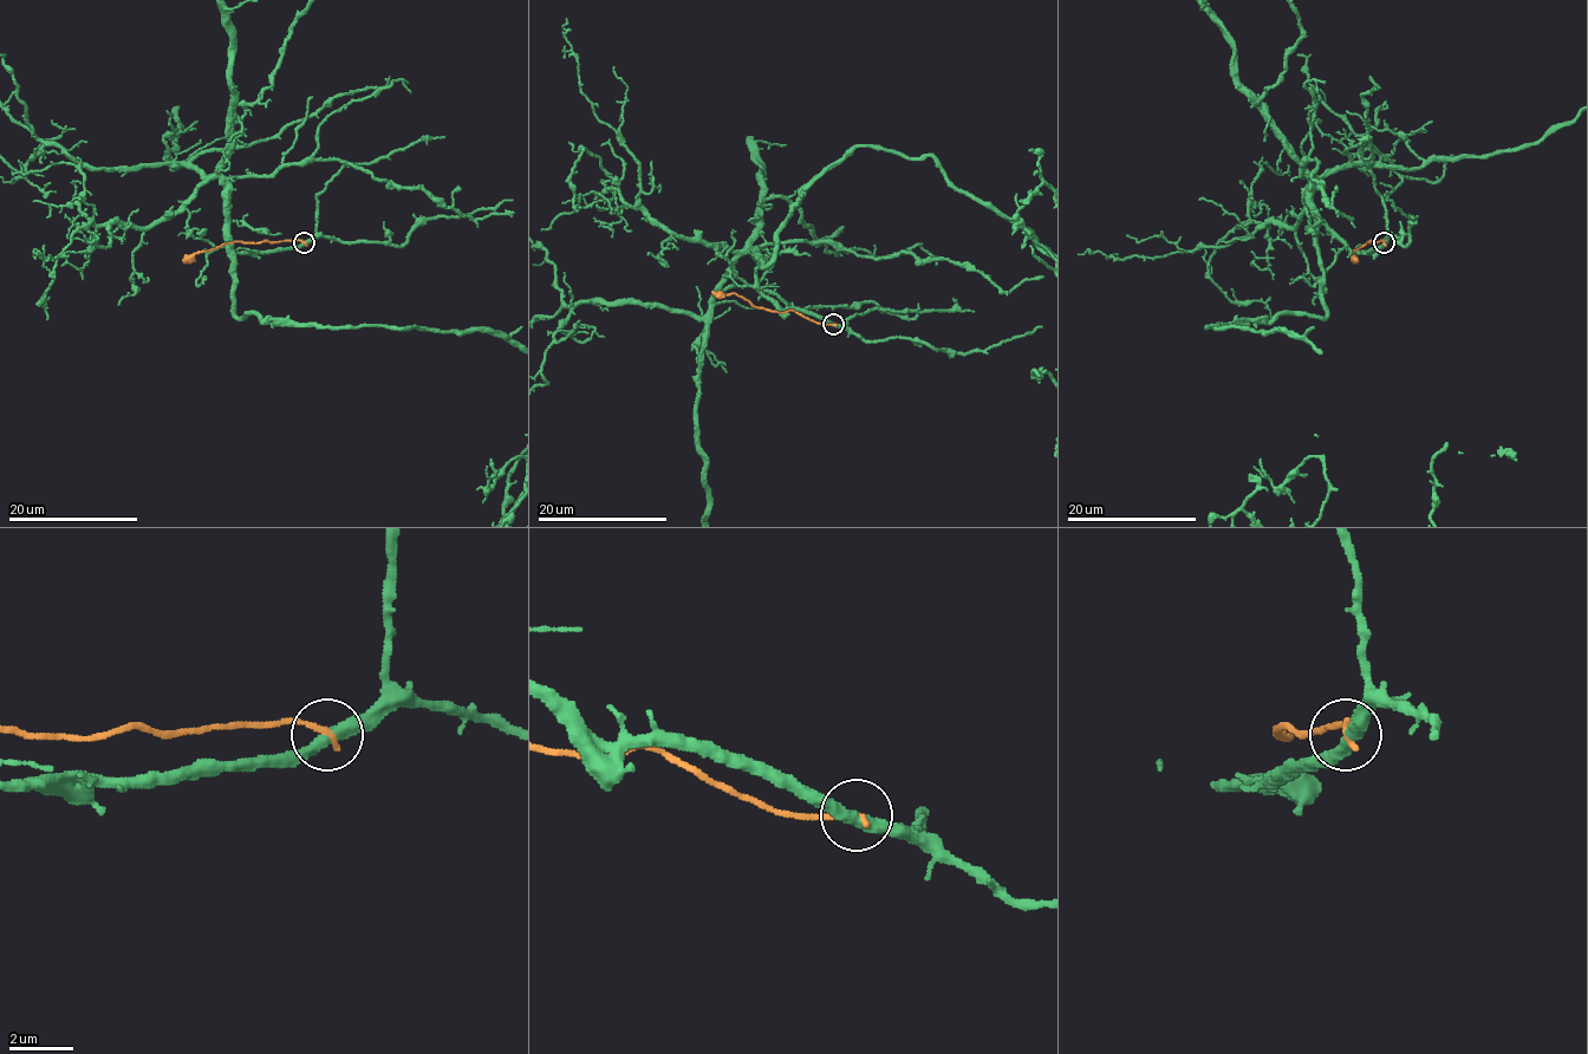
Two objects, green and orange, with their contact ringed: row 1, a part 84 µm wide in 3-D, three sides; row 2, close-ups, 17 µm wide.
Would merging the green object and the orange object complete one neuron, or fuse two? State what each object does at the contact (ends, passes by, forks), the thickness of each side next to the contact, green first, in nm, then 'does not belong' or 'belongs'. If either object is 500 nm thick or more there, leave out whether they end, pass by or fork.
green passes by | orange ends | 380/200 nm | does not belong

